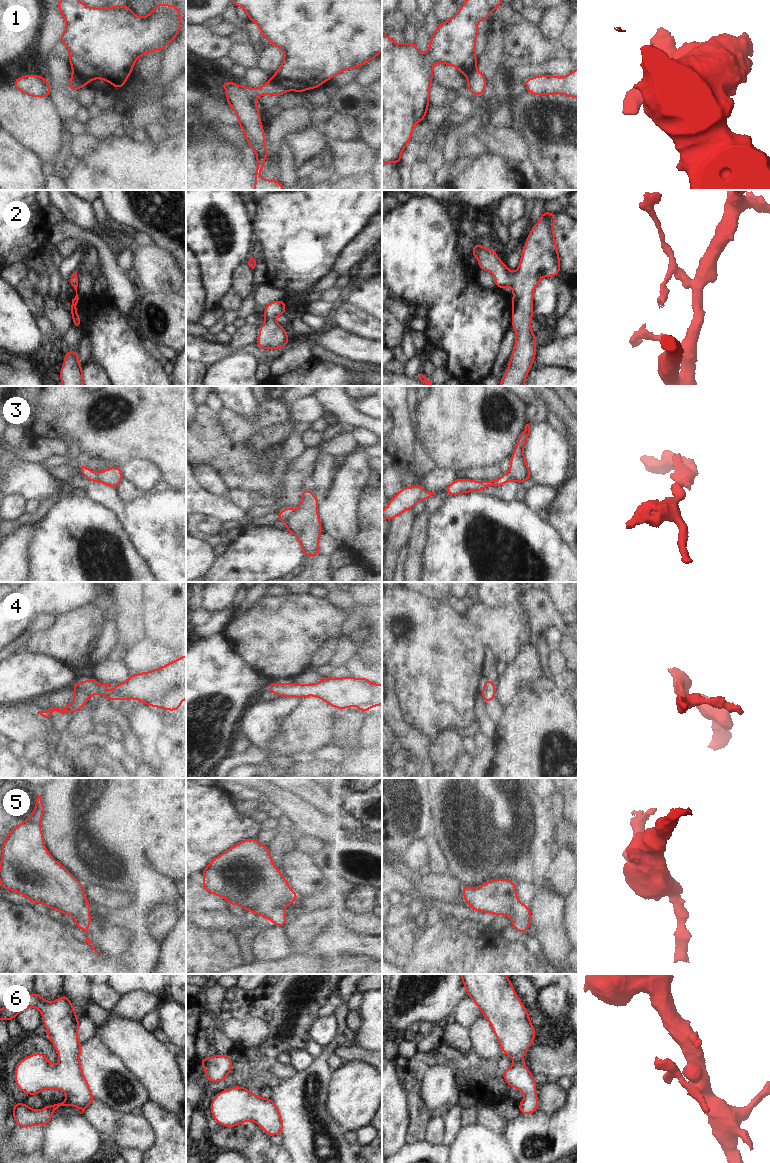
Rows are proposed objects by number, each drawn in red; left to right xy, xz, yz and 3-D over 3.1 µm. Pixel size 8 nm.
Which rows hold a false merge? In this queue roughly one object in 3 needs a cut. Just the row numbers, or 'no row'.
1, 3

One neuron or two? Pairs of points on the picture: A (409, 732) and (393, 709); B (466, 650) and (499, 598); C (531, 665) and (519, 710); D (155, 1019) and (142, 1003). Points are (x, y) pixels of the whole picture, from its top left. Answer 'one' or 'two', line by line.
A: one
B: two
C: two
D: two

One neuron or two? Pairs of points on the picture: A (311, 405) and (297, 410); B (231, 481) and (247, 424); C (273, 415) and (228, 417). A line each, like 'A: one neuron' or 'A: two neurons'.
A: one neuron
B: two neurons
C: one neuron

